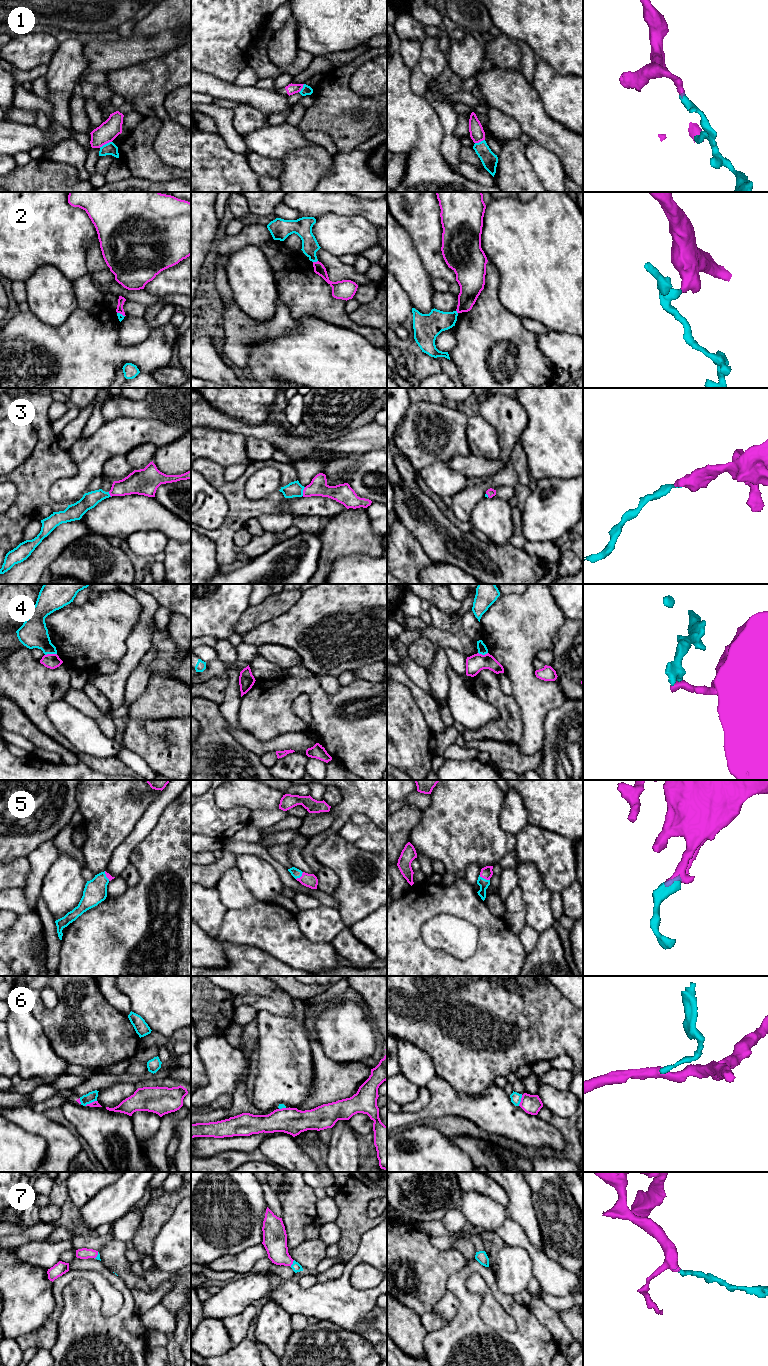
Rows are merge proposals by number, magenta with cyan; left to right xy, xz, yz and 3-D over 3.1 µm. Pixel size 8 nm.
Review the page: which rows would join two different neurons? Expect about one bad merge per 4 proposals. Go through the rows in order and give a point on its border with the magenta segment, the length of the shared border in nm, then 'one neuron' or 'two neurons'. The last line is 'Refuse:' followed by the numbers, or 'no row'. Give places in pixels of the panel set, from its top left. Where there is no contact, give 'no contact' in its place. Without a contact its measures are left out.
1: xy (105, 143) | 120 nm | two neurons
2: xz (315, 262) | 40 nm | two neurons
3: xz (303, 491) | 80 nm | one neuron
4: xy (50, 654) | 100 nm | two neurons
5: yz (484, 878) | 100 nm | one neuron
6: yz (521, 1100) | 90 nm | two neurons
7: xz (292, 1263) | 70 nm | one neuron
Refuse: 1, 2, 4, 6

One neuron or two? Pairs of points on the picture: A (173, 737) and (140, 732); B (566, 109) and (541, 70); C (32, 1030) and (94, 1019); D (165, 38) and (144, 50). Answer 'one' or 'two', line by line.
A: one
B: one
C: two
D: one

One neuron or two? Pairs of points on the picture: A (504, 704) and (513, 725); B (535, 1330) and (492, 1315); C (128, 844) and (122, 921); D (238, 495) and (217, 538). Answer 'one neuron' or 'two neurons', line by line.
A: one neuron
B: two neurons
C: two neurons
D: one neuron

